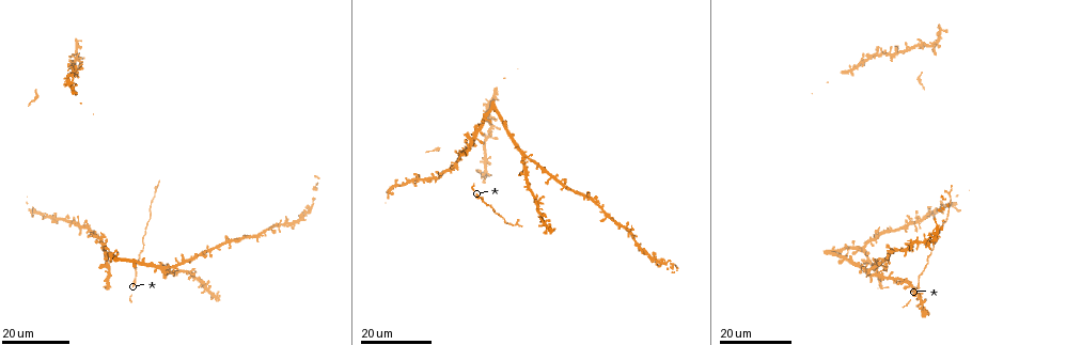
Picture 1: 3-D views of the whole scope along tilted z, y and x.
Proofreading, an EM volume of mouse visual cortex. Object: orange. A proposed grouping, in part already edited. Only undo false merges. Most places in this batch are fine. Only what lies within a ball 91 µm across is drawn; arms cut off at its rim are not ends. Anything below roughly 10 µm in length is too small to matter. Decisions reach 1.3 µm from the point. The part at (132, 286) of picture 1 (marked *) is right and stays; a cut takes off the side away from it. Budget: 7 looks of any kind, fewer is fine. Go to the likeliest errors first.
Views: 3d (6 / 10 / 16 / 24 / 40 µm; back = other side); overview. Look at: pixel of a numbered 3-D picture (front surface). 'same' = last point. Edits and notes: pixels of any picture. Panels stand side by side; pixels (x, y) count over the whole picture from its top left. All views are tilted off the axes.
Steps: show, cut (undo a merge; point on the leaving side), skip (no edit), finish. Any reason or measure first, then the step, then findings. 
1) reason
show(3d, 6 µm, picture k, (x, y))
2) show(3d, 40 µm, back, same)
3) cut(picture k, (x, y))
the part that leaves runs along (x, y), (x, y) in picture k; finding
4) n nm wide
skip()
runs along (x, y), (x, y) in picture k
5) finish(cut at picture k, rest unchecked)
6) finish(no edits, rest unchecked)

four-way junction
show(3d, 16 µm, picture 1, (486, 170))

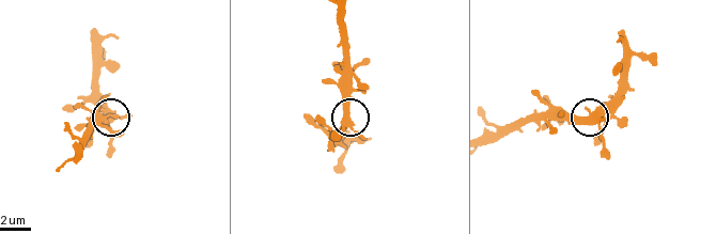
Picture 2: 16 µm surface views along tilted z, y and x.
show(3d, 6 µm, picture 2, (585, 118))

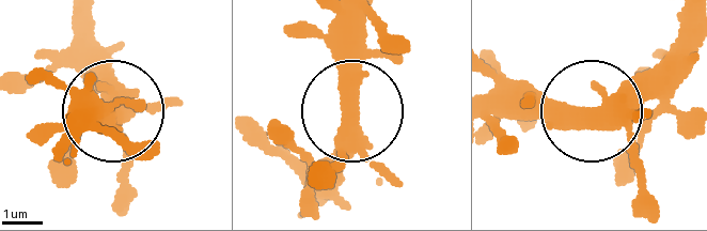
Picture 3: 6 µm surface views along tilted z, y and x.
4 arms
skip()
continuous, no second neuron

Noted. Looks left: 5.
four or more arms meet
show(3d, 16 µm, picture 1, (166, 269))

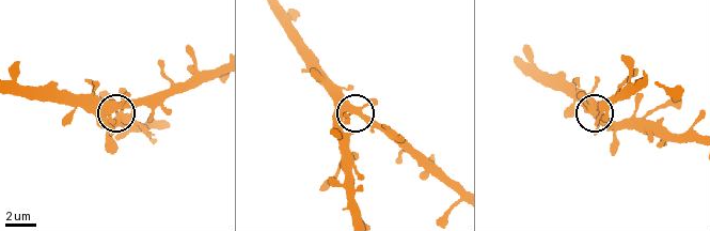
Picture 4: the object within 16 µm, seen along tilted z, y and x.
zoom in
show(3d, 10 µm, picture 4, (110, 109))

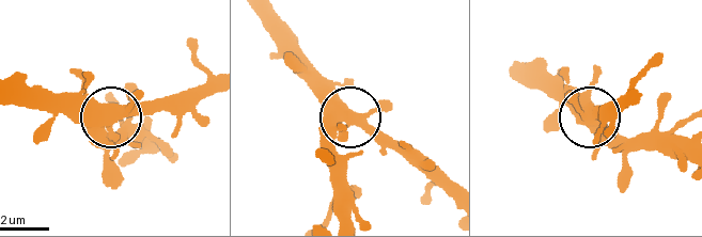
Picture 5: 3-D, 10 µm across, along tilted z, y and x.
440 nm wide
skip()
one neuron here

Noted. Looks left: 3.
three-way junction
show(3d, 16 µm, picture 1, (476, 134))

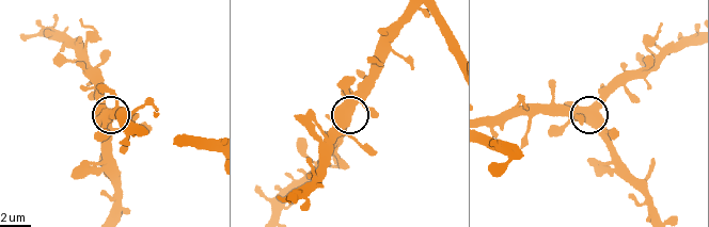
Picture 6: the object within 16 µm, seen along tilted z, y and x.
show(3d, 10 µm, picture 6, (588, 108))

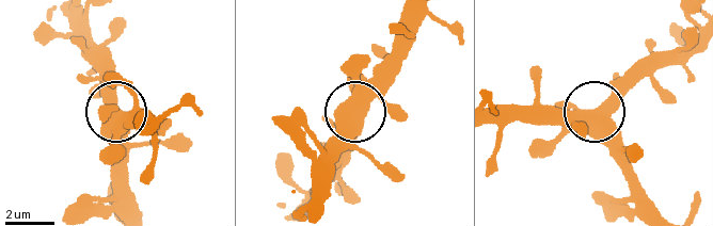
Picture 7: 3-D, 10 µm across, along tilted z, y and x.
500 nm wide
skip()
one neuron here

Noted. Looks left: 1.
finish(no edits, rest unchecked)

